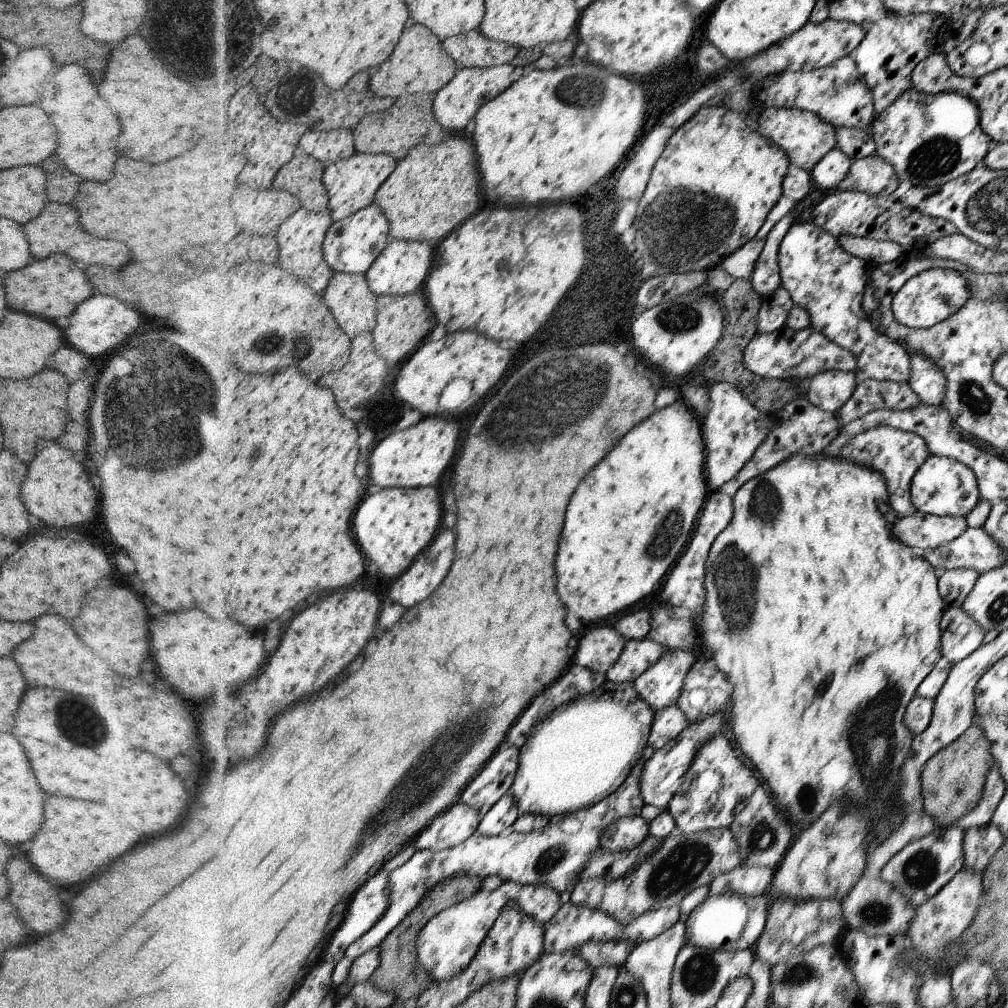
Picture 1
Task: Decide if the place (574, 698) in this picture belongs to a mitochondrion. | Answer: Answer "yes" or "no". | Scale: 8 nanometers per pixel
no

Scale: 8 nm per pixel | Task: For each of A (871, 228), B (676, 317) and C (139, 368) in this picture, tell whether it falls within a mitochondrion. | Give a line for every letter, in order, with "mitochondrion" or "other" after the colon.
A: other
B: mitochondrion
C: mitochondrion

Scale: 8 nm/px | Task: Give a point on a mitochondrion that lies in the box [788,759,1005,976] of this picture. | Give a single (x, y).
(922, 868)

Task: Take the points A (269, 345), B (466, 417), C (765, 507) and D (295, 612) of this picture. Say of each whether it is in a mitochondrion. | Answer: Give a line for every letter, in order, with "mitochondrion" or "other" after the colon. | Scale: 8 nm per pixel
A: mitochondrion
B: other
C: mitochondrion
D: other

